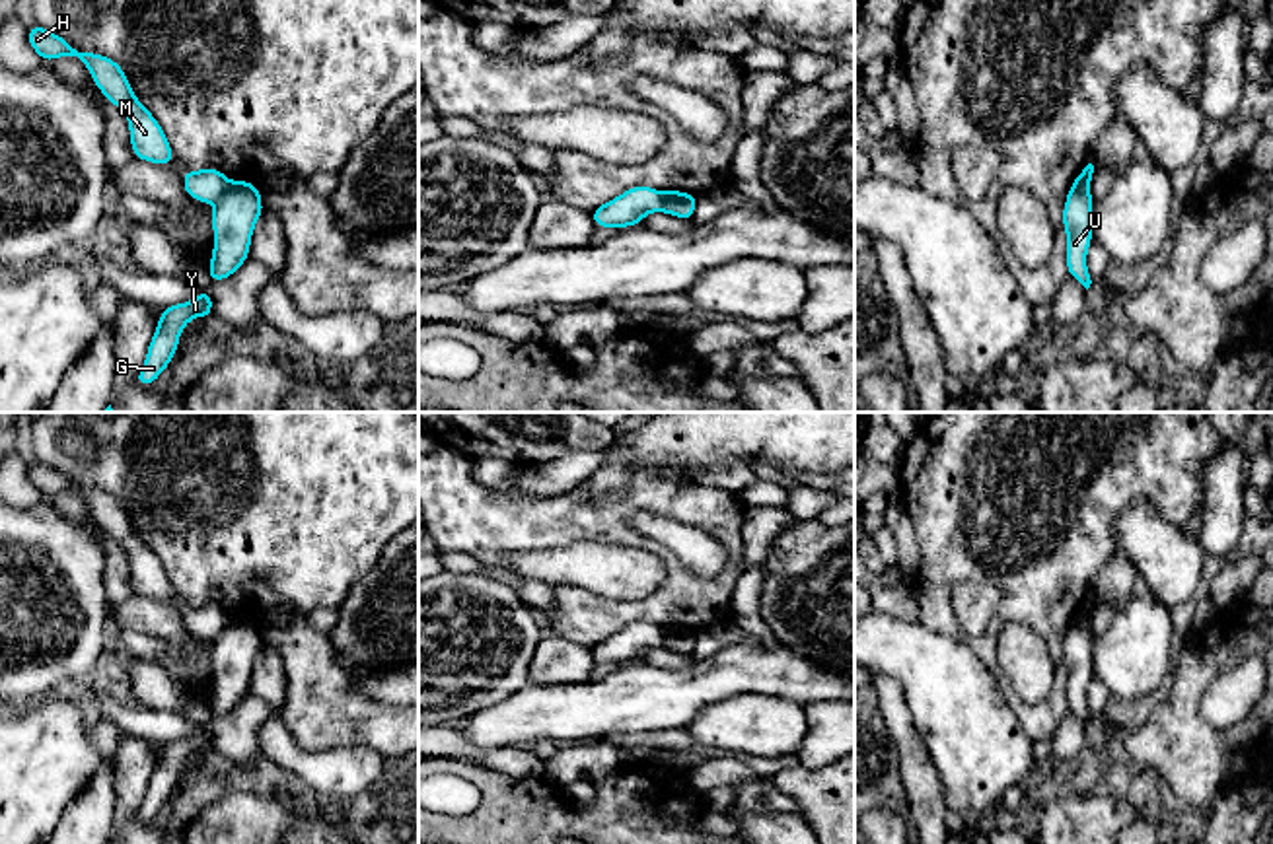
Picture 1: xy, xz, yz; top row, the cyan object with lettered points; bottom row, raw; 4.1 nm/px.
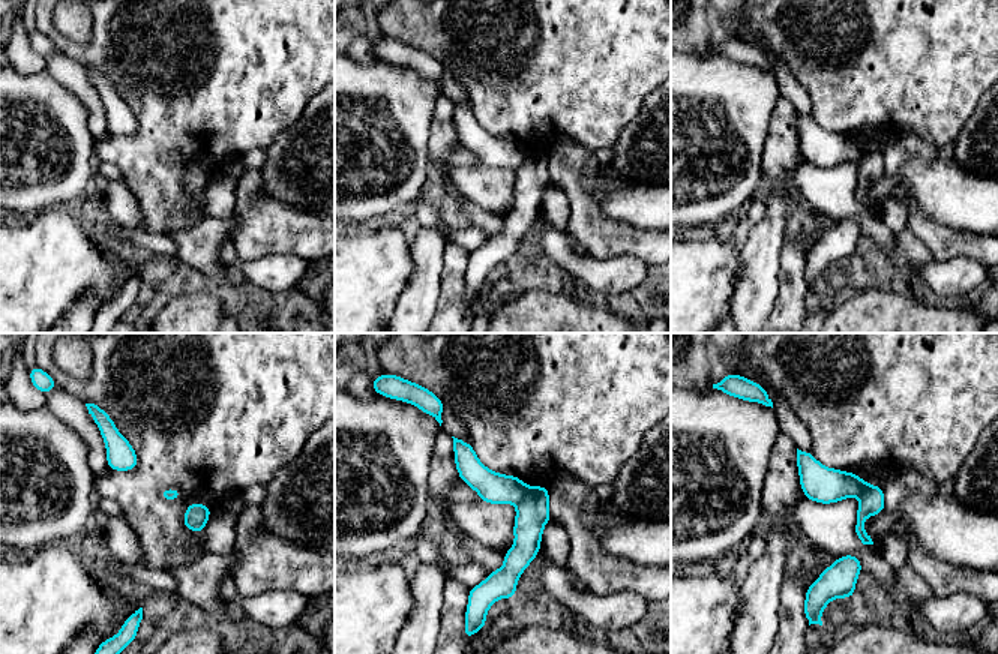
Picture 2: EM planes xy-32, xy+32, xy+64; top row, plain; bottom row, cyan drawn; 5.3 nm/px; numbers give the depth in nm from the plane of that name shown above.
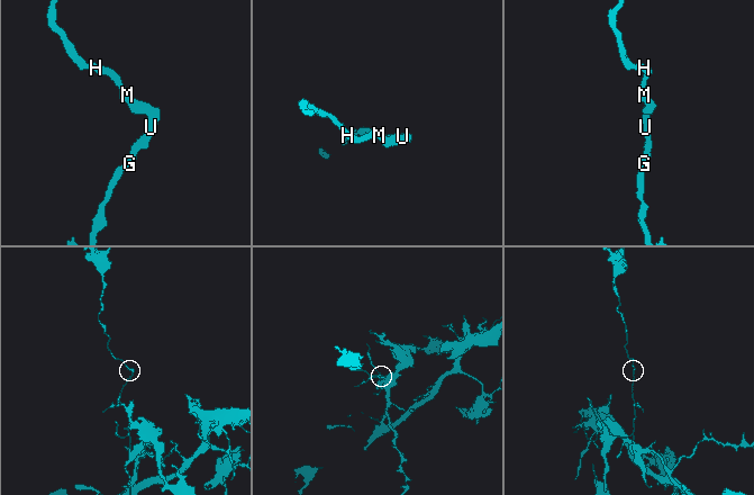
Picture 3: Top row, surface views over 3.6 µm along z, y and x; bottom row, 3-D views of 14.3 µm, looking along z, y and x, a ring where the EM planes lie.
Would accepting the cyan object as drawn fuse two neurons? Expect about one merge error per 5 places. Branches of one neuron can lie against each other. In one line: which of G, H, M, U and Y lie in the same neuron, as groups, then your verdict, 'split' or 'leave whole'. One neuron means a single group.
G U Y / H M; split

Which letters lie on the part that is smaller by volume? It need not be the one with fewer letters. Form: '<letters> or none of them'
H, M

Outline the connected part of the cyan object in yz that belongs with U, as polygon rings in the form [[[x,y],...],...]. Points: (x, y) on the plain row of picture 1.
[[[1090,620],[1071,622],[1063,644],[1063,663],[1067,667],[1067,706],[1086,725],[1092,716],[1086,702],[1086,688],[1092,679],[1092,630]]]

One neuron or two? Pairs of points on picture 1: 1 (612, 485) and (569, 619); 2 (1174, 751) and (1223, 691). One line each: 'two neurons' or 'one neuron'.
1: two neurons
2: two neurons

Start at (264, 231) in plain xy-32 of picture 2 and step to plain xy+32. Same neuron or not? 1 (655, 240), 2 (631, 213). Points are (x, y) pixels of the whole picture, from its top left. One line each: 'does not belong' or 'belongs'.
1: belongs
2: does not belong

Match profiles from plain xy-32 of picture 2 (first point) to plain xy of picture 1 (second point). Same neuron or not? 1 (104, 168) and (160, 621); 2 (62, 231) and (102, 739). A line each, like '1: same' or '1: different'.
1: different
2: different

